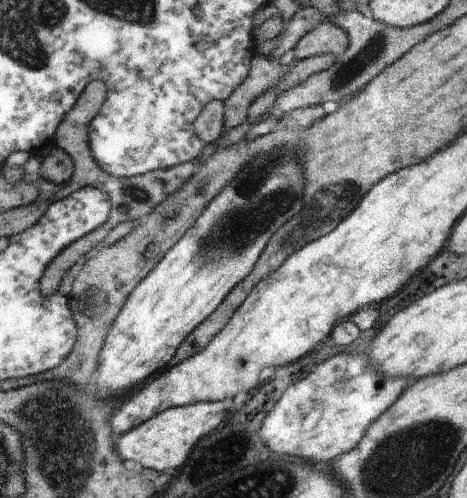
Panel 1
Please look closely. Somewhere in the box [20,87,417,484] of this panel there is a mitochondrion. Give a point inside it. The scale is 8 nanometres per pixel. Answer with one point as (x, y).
(264, 194)

